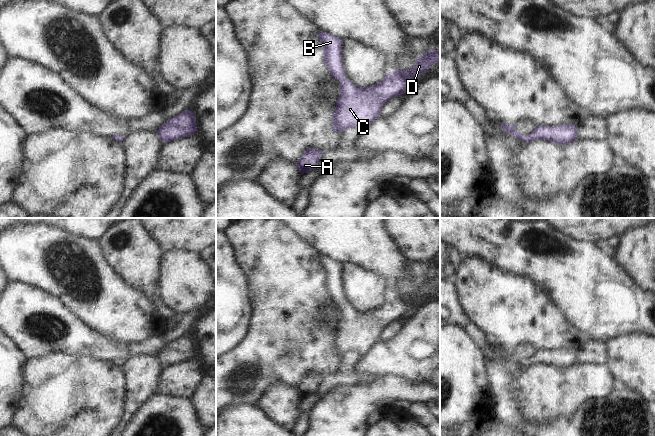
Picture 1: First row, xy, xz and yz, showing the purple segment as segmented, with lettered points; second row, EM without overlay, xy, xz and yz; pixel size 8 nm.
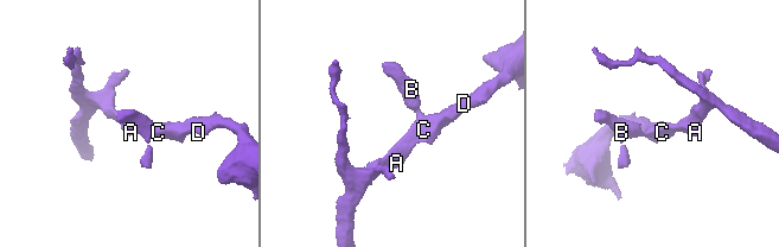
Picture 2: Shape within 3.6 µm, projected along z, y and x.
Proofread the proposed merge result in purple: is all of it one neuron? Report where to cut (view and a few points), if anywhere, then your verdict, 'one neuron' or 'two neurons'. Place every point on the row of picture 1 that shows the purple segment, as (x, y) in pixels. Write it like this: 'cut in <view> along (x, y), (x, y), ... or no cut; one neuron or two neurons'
no cut; one neuron

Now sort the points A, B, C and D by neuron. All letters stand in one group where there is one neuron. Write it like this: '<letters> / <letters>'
A B C D

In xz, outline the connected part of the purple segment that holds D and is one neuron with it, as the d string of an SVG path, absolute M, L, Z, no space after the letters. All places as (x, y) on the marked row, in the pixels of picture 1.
M318 30L323 46L323 58L330 75L340 81L340 95L332 114L332 130L347 131L354 128L363 133L380 116L382 106L393 97L401 97L410 89L412 81L438 64L435 49L422 54L410 70L393 70L372 86L357 87L347 79L342 58L343 38Z

